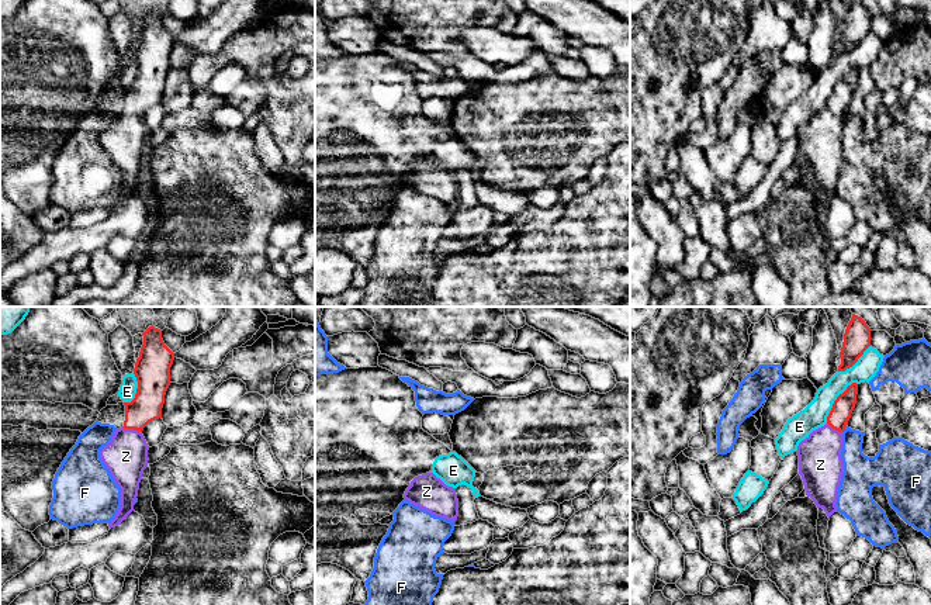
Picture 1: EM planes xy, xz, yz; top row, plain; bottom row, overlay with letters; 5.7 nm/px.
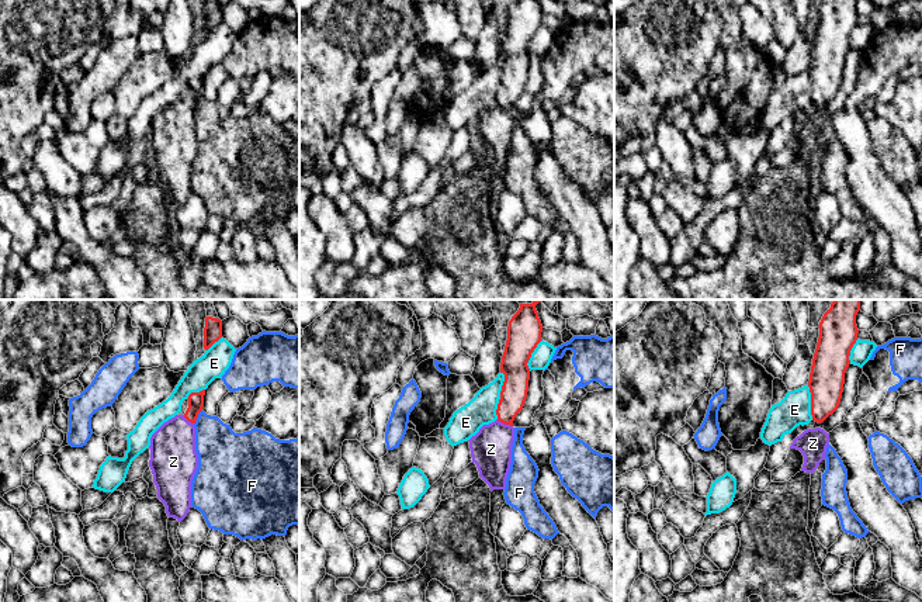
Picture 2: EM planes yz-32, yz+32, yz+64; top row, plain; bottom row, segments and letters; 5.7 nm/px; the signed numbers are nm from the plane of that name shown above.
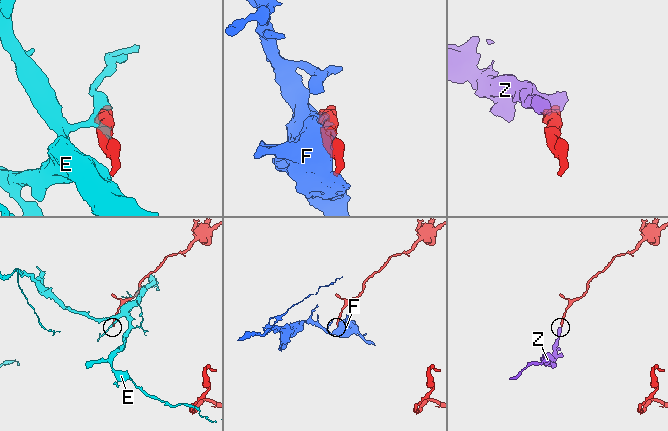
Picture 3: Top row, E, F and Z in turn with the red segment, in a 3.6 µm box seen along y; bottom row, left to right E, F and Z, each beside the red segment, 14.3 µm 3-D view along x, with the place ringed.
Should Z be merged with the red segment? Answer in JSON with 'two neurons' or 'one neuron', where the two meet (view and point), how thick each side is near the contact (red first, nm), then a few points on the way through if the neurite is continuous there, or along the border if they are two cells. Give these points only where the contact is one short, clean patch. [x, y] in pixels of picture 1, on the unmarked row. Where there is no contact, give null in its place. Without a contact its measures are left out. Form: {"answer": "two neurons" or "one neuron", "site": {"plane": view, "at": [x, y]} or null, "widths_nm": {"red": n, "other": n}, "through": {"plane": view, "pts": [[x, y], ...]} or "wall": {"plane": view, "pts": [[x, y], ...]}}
{"answer": "one neuron", "site": {"plane": "xy", "at": [132, 113]}, "widths_nm": {"red": 170, "other": 240}, "through": {"plane": "xy", "pts": [[146, 90], [138, 99], [132, 113], [125, 141]]}}

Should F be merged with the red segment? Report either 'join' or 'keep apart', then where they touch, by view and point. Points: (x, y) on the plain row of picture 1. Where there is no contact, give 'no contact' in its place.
keep apart; meets red in yz at (844, 114)

